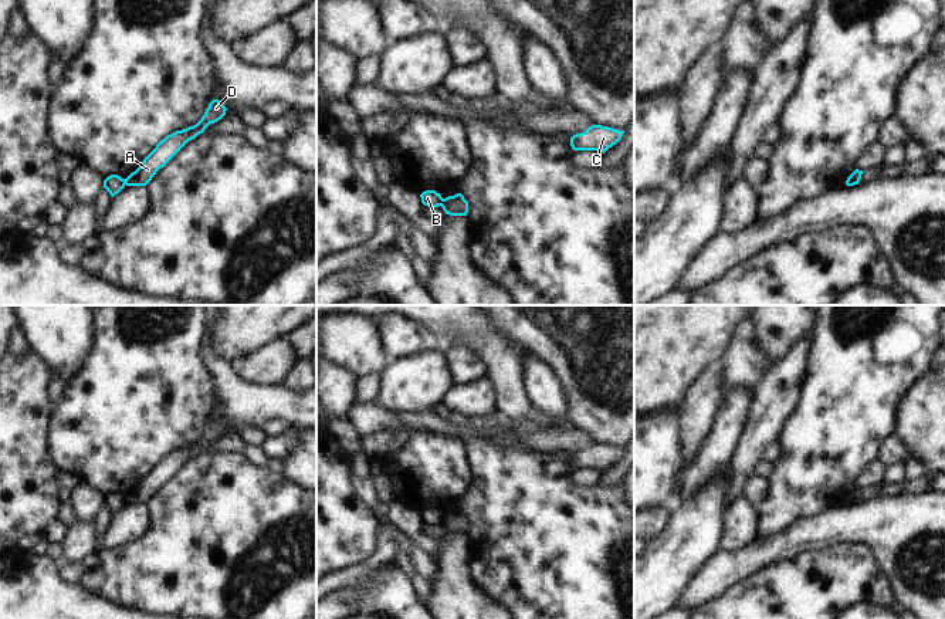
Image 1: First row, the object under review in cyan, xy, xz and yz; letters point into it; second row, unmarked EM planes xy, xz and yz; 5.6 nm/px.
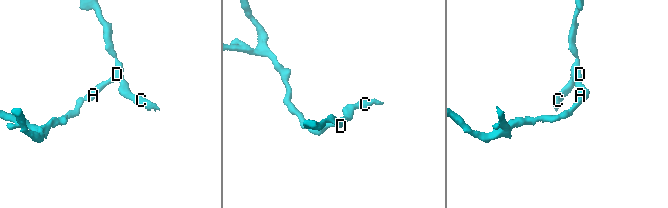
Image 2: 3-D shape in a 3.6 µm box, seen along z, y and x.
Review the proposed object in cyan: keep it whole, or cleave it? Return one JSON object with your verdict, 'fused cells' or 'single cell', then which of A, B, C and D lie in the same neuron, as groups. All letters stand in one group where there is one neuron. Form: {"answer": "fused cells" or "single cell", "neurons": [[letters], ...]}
{"answer": "fused cells", "neurons": [["A", "C", "D"], ["B"]]}

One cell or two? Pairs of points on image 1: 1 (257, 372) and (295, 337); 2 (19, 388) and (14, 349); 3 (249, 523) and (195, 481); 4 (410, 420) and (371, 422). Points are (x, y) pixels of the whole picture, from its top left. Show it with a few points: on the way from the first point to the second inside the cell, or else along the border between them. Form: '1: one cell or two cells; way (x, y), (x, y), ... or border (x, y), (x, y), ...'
1: one cell; way (267, 365), (285, 347)
2: two cells; border (29, 348), (24, 354), (14, 357)
3: one cell; way (236, 523), (207, 494)
4: one cell; way (400, 422), (380, 422)

